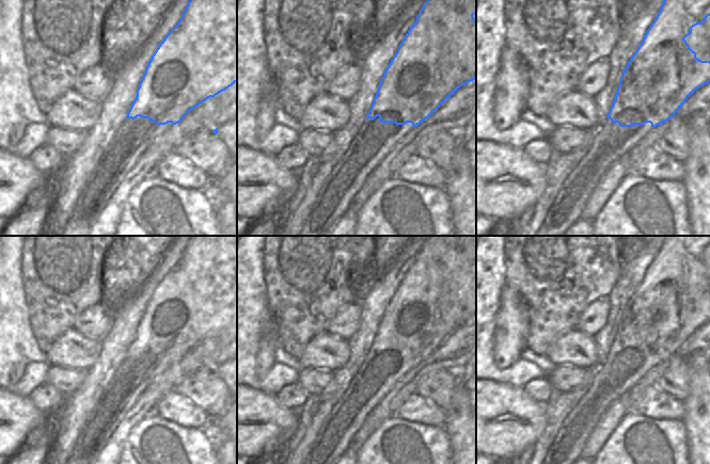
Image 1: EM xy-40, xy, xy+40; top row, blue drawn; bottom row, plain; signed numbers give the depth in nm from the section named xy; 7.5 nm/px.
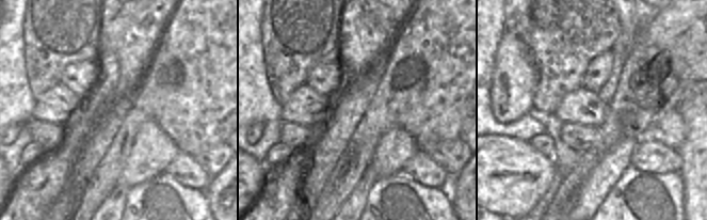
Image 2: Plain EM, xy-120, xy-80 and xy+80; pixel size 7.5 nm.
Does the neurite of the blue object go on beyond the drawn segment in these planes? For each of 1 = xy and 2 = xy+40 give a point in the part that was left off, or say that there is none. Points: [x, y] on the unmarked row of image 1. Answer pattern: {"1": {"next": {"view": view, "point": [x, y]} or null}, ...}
{"1": {"next": null}, "2": {"next": null}}

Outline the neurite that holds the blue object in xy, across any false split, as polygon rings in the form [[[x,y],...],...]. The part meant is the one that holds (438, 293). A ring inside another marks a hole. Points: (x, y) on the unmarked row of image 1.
[[[429,236],[423,243],[416,260],[412,263],[404,278],[401,279],[395,294],[384,309],[384,314],[378,324],[378,331],[374,341],[366,354],[366,357],[374,359],[380,356],[380,362],[394,362],[396,364],[412,363],[412,367],[423,362],[431,355],[460,325],[476,318],[476,259],[473,254],[476,253],[476,236]]]

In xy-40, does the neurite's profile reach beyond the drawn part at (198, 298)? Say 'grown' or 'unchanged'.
unchanged

